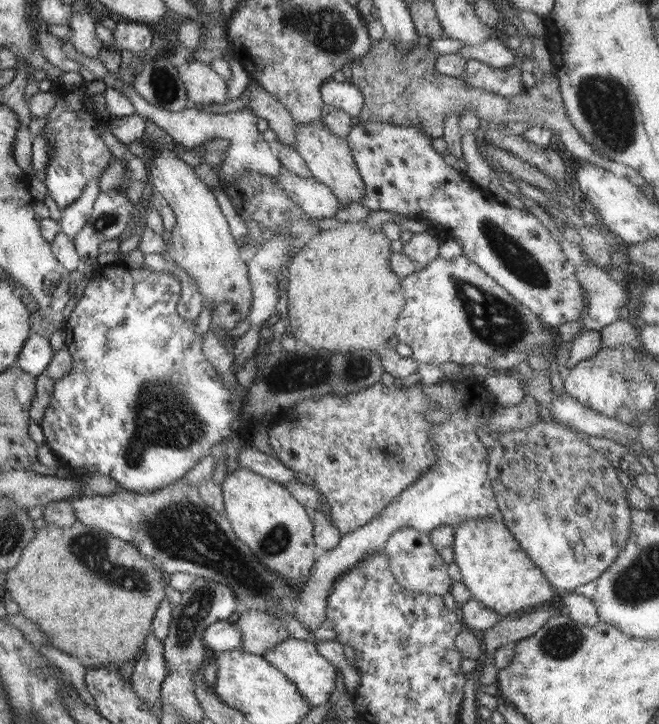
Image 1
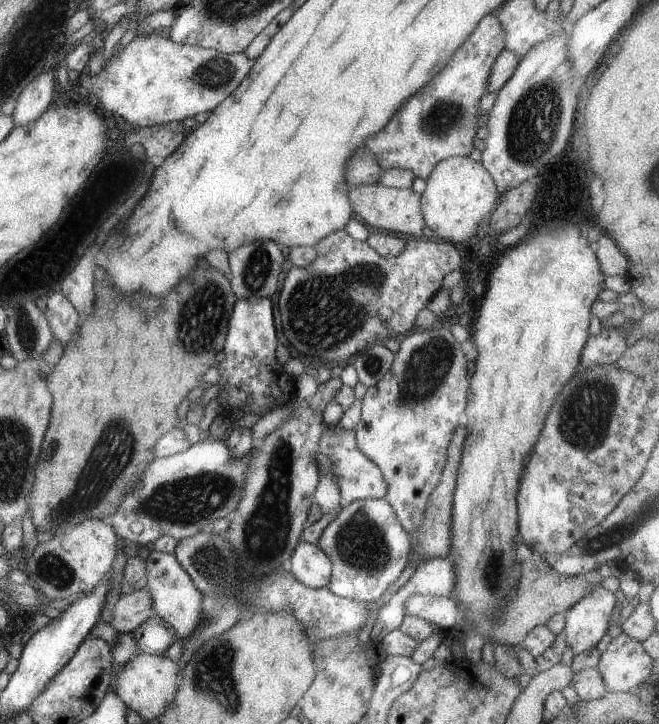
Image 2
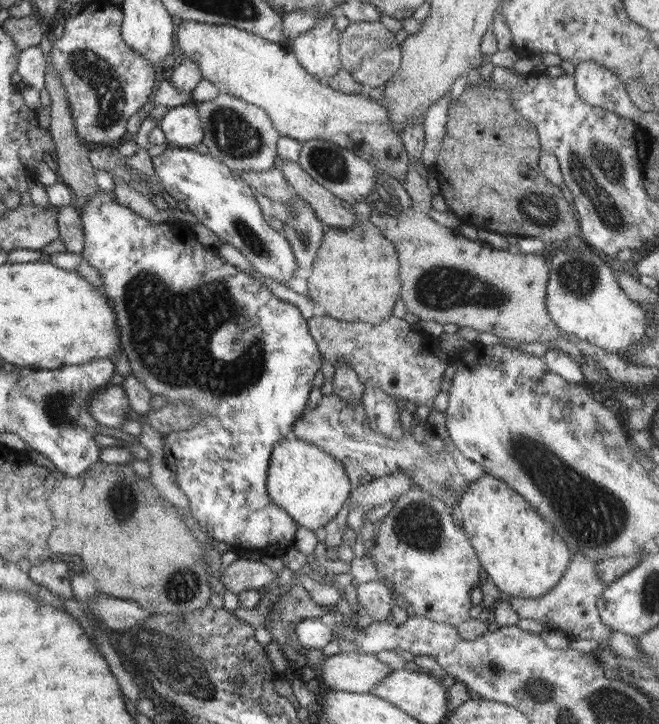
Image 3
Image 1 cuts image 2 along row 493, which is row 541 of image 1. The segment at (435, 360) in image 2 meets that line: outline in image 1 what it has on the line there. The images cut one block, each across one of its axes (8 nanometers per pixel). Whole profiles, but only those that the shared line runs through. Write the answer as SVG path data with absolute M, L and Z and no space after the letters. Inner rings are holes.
M406 526L398 528L388 536L383 552L388 557L389 568L394 579L407 592L425 593L438 597L450 593L450 586L454 581L447 572L449 565L438 555L427 532L420 532Z

